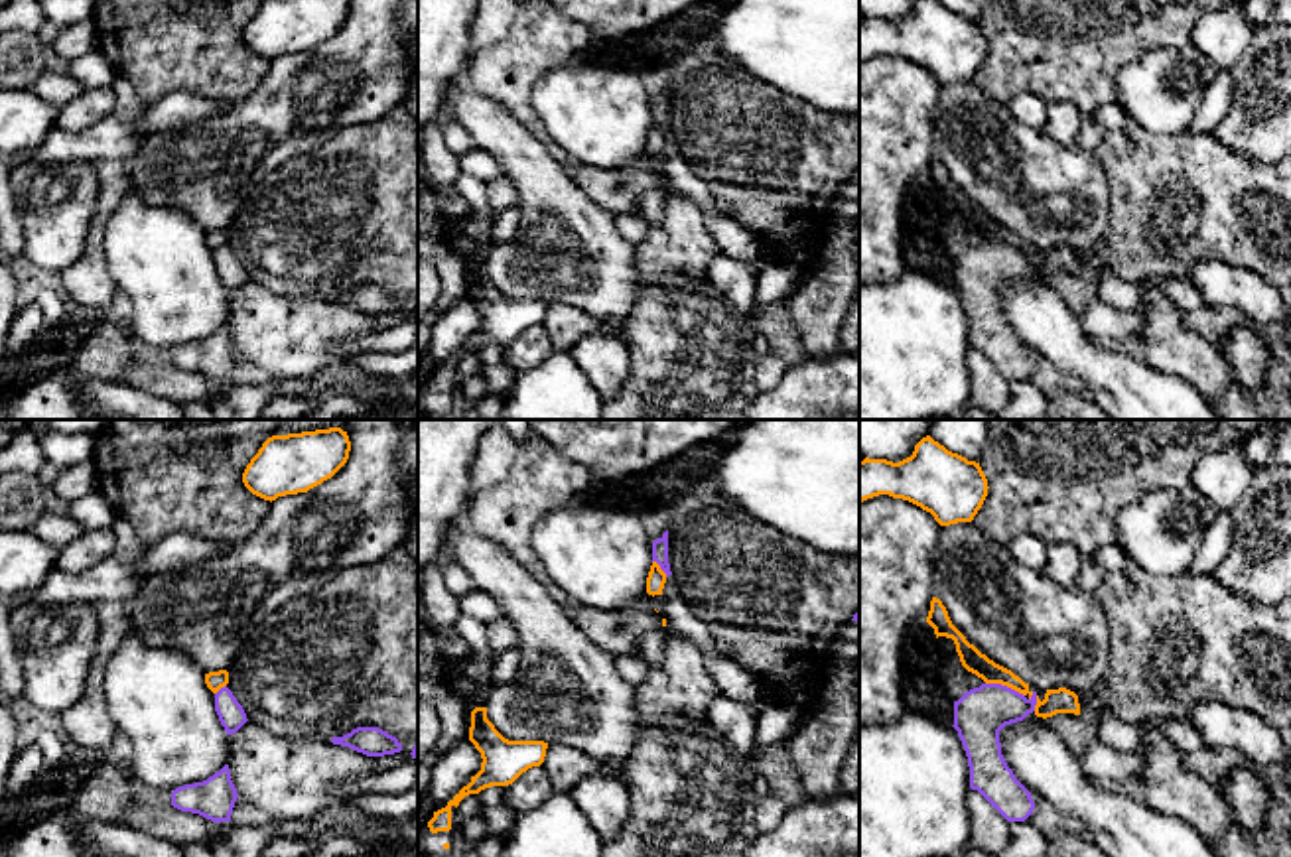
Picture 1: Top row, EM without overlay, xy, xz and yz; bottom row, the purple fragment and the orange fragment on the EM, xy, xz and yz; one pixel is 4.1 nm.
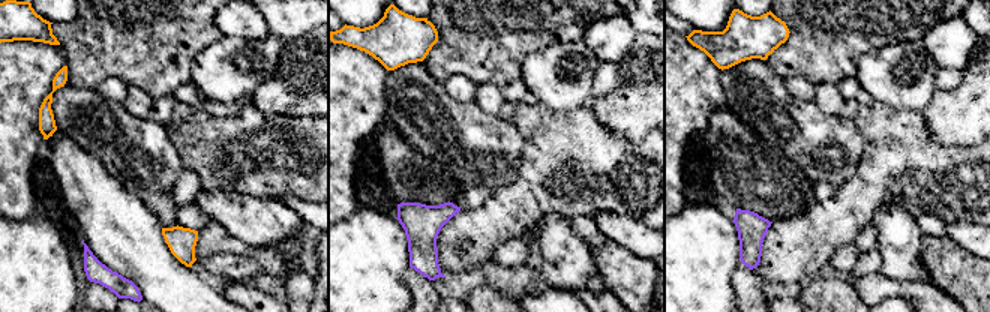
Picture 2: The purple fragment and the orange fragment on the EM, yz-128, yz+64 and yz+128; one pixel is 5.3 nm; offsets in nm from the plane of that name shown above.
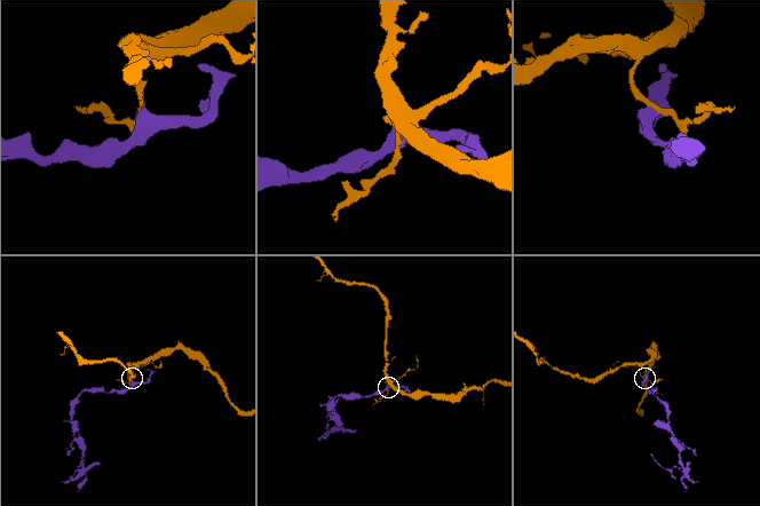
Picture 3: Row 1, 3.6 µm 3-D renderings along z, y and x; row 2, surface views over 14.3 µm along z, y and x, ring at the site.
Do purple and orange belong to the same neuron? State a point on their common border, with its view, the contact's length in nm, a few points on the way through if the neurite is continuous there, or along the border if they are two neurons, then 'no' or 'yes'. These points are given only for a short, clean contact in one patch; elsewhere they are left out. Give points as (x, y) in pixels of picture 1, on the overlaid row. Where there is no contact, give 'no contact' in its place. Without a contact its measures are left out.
yz (1006, 686) | 170 nm | along yz (986, 682), (1010, 686), (1023, 696) | no

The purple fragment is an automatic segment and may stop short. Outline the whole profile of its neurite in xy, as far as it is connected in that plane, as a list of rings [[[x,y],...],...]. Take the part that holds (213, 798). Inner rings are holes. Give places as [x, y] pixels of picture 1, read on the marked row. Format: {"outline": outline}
{"outline": [[[229,764],[203,782],[185,784],[171,792],[171,806],[199,814],[211,822],[231,822],[238,794],[231,780]]]}

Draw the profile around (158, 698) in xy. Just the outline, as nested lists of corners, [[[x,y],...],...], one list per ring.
[[[130,628],[106,662],[102,686],[108,715],[132,745],[128,770],[142,784],[175,790],[229,764],[215,693],[183,650],[148,646]]]

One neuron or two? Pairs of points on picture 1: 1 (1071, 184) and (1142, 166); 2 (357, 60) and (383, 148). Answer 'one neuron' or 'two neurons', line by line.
1: two neurons
2: two neurons

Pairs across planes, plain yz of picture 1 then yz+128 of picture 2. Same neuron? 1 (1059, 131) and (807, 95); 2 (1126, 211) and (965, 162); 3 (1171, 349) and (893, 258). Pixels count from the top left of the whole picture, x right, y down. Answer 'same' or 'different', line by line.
1: different
2: same
3: same

